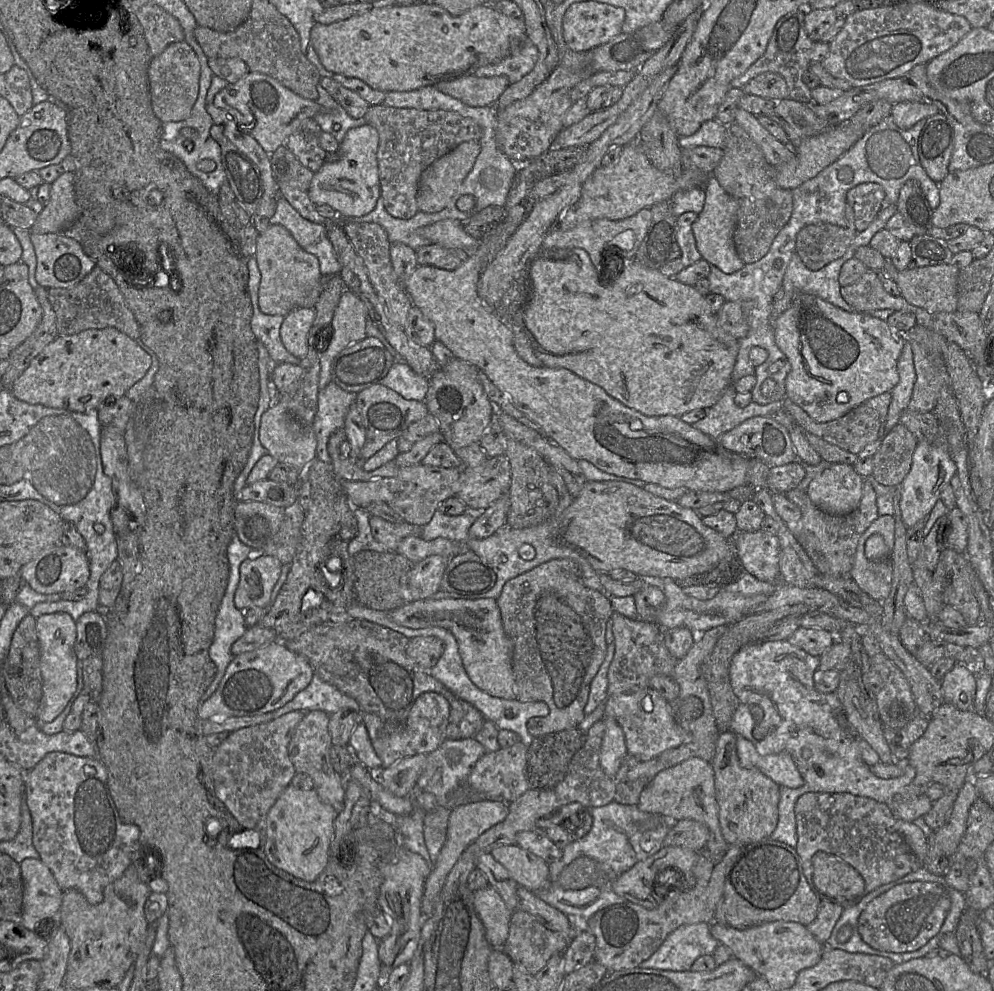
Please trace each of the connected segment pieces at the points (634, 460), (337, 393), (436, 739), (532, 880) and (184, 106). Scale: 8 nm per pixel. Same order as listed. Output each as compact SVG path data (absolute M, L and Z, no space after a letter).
M501 222L457 269L447 271L433 266L419 265L403 283L412 305L419 308L435 329L435 339L445 345L455 358L475 365L505 393L514 406L539 425L546 438L578 460L587 460L597 468L616 476L639 479L665 488L684 487L693 491L728 492L746 484L750 458L731 452L678 416L646 416L628 408L609 396L601 387L586 381L564 368L534 367L522 360L513 345L513 332L509 323L488 308L478 295L478 281L503 249L517 225Z
M334 381L319 390L318 408L311 426L316 439L316 459L330 463L327 451L330 436L344 428L349 408L356 402L356 393L341 389Z
M426 692L416 699L404 721L384 722L376 714L367 712L362 712L361 721L365 724L372 746L381 759L382 768L386 769L403 758L434 752L447 739L449 716L448 700L438 693Z
M518 844L501 845L491 852L520 886L531 891L545 888L549 883L549 864Z
M175 42L158 56L152 57L148 67L148 85L155 115L162 123L187 119L199 93L200 62L185 42Z

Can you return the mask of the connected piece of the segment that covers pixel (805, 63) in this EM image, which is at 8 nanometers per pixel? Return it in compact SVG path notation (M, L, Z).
M798 9L792 11L778 20L772 35L767 43L763 55L756 60L742 75L733 79L731 87L741 88L752 78L764 72L773 72L781 75L787 84L789 98L810 104L814 103L811 95L811 89L803 82L803 74L811 64L810 54L812 52L813 42L805 29L805 11Z

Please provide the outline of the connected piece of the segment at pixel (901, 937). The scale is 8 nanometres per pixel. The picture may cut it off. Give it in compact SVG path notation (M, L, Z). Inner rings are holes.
M905 882L873 899L861 912L857 929L863 941L875 950L893 953L913 952L940 933L950 907L950 896L941 884Z

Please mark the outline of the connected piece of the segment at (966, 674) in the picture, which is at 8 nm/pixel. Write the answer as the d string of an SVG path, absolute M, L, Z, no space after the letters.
M957 663L945 675L941 684L945 703L952 704L962 711L973 709L977 675L969 665Z

